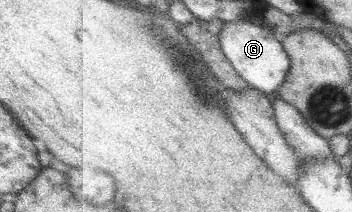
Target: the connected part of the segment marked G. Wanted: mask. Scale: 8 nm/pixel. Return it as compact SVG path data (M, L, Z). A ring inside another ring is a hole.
M229 20L225 22L221 38L227 57L241 76L251 84L251 87L277 96L294 68L294 61L287 52L282 37L264 24L257 25L247 20Z

